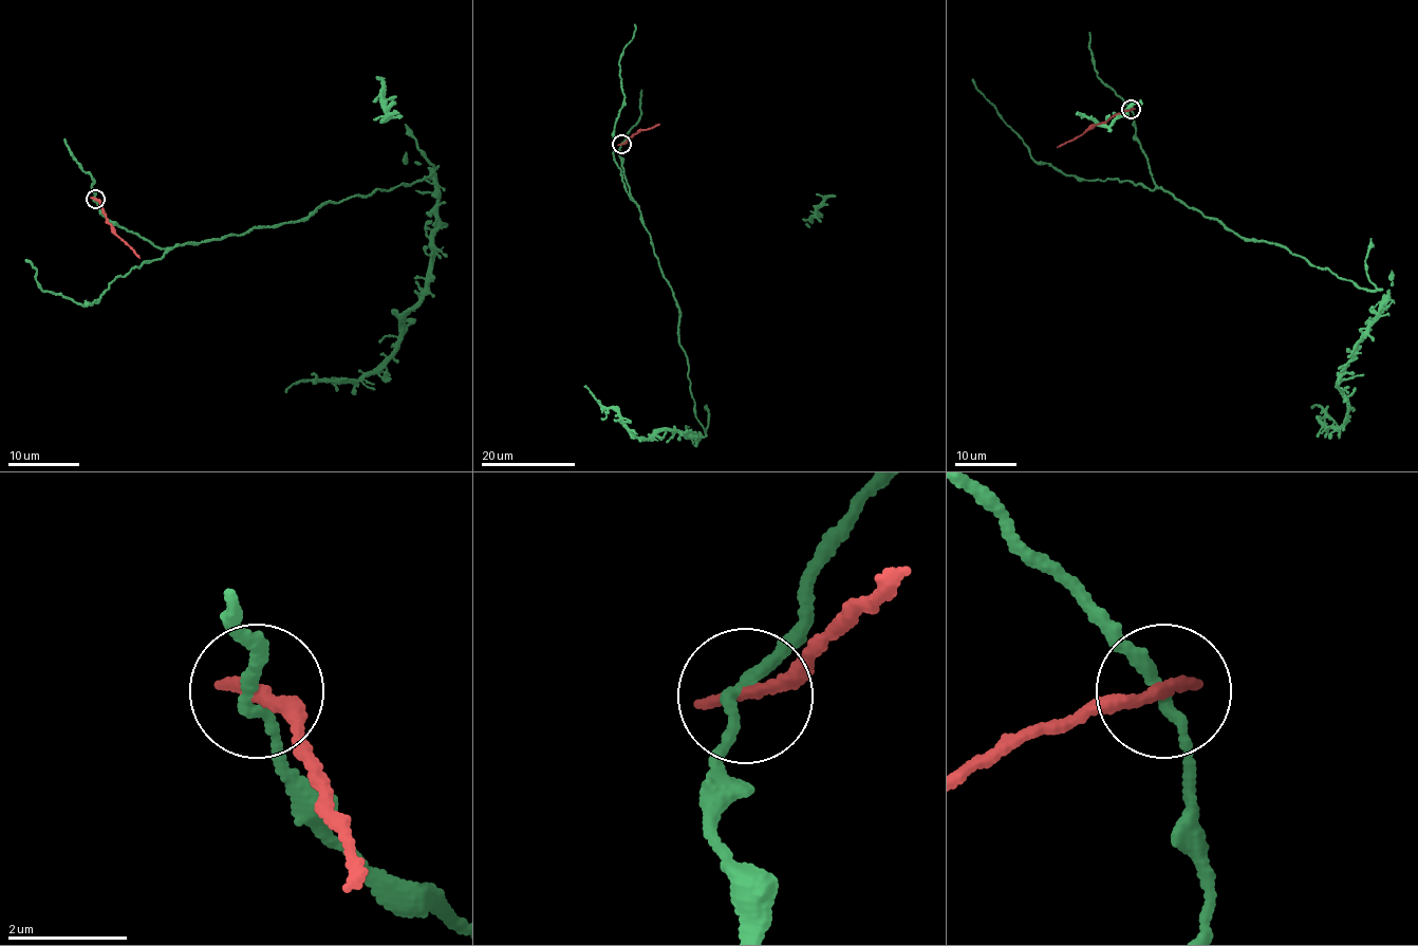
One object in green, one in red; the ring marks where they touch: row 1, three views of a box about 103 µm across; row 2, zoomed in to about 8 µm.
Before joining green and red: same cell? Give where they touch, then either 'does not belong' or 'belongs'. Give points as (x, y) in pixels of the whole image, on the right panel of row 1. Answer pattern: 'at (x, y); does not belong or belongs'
at (1131, 109); does not belong

